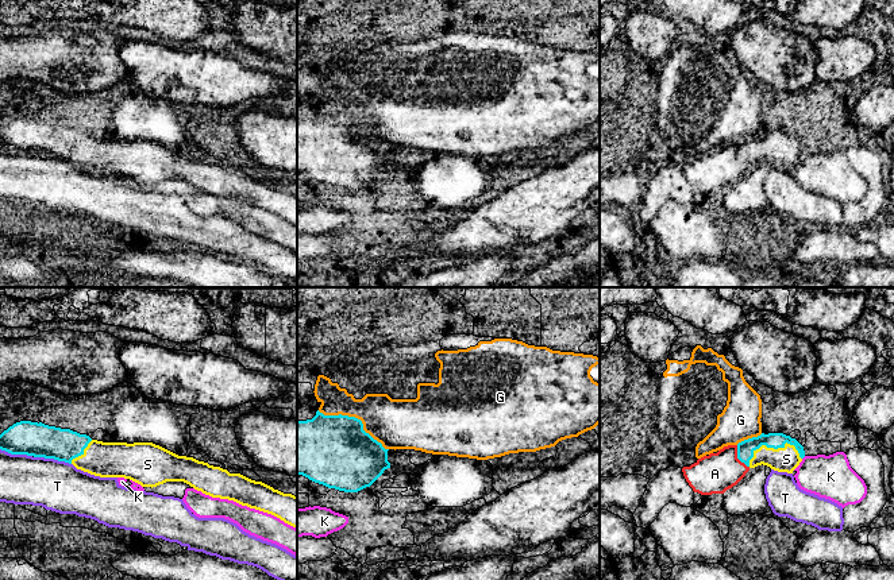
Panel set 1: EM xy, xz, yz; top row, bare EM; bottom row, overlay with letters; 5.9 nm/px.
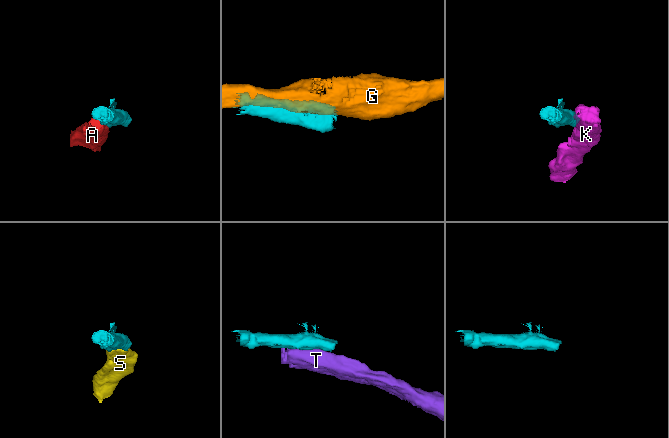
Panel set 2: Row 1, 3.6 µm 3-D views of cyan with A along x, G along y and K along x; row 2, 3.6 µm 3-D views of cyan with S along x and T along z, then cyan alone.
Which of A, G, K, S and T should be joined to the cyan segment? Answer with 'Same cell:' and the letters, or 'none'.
Same cell: S

